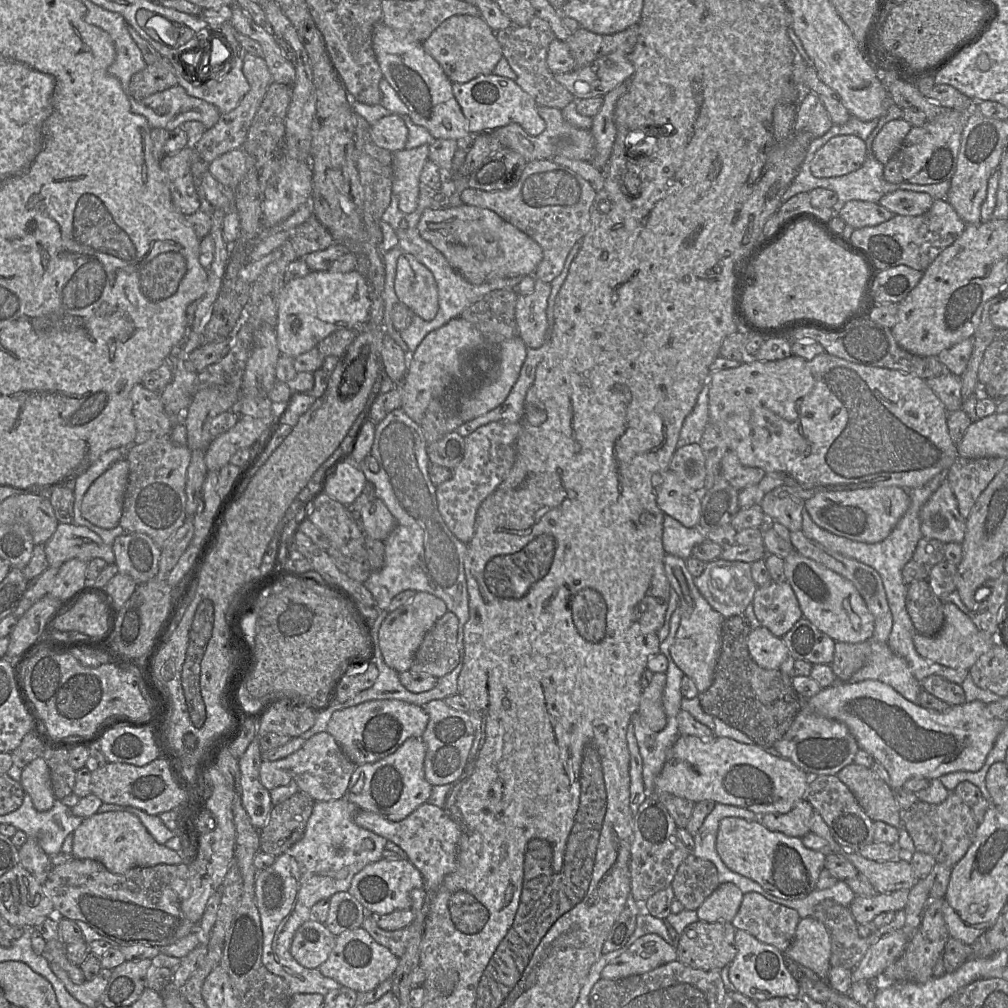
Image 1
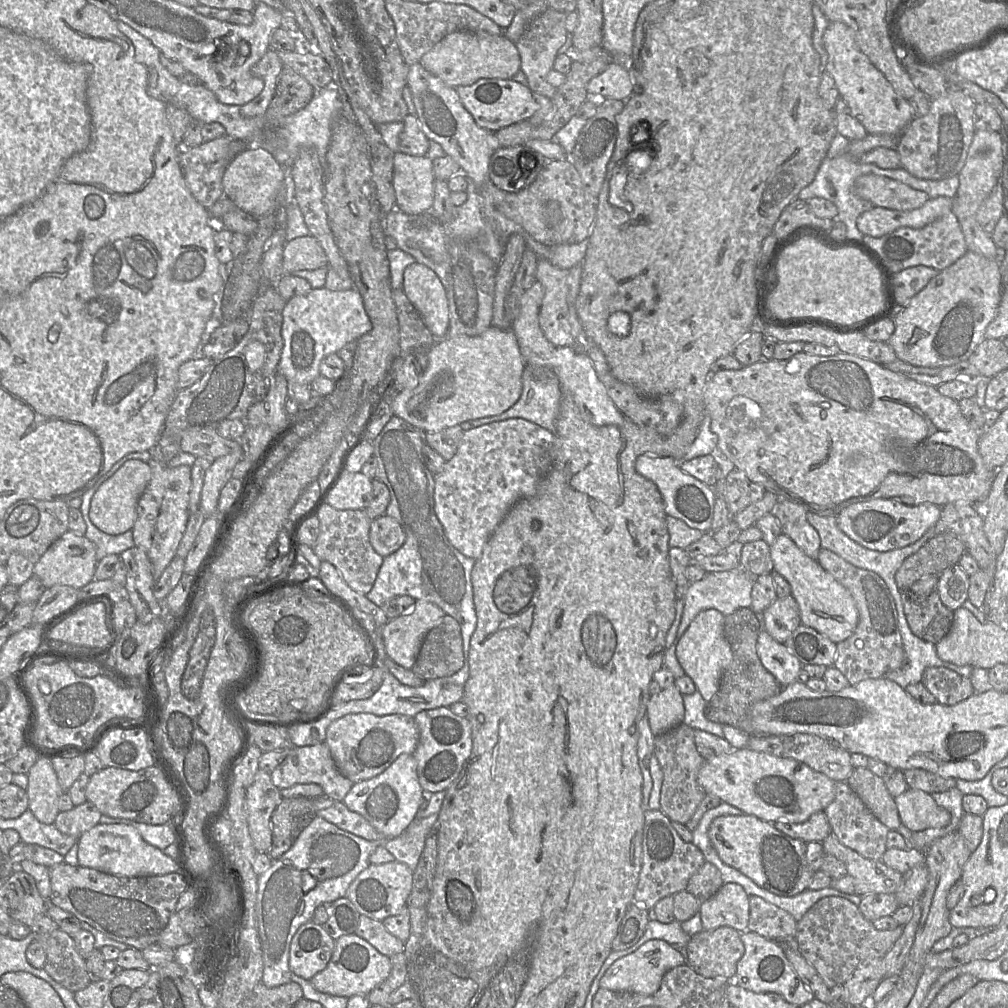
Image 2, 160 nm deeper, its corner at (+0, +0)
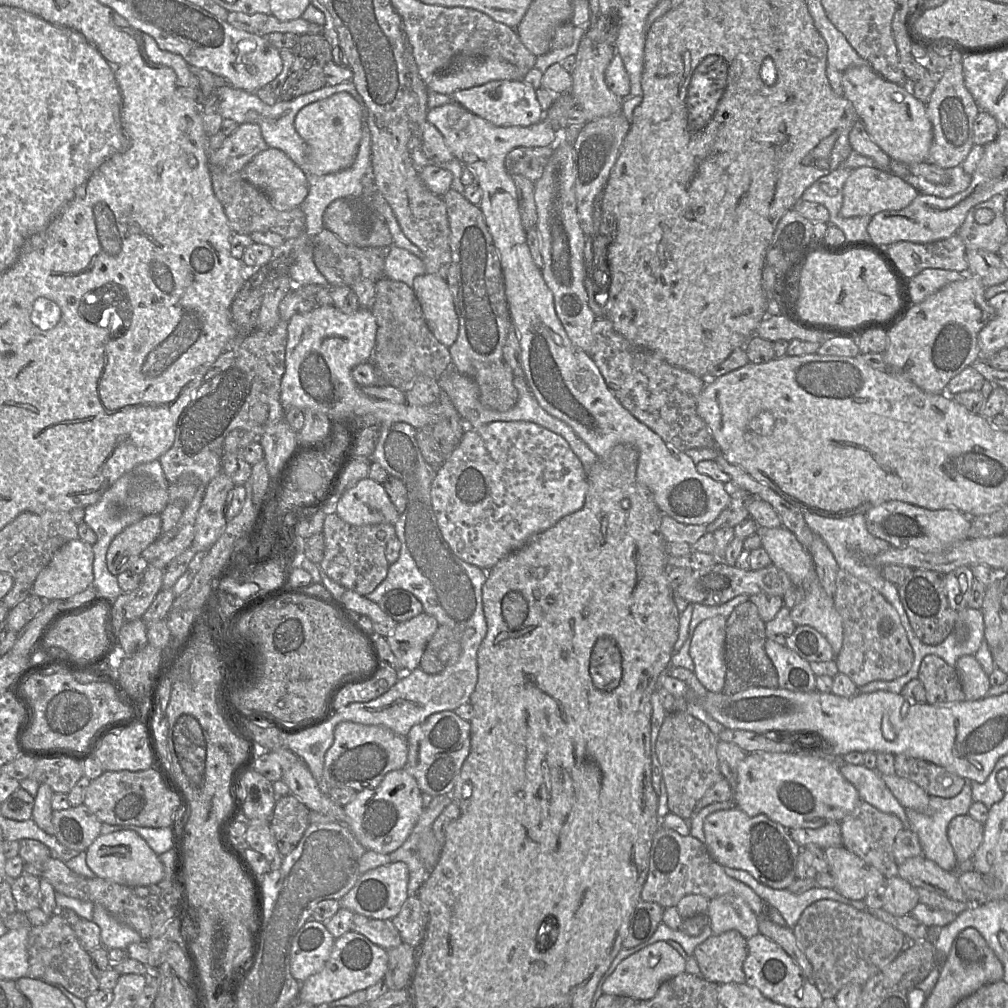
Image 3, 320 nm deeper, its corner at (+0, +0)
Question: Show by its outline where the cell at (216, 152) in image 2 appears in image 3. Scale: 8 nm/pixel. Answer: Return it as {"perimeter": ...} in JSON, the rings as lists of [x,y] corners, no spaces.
{"perimeter":[[[241,124],[215,151],[208,152],[209,166],[237,173],[257,154],[268,148],[257,124]]]}

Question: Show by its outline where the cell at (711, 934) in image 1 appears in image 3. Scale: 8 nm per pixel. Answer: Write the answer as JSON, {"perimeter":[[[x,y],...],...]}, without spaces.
{"perimeter":[[[735,930],[711,935],[695,950],[701,976],[712,983],[745,983],[743,963],[748,954],[746,939]]]}

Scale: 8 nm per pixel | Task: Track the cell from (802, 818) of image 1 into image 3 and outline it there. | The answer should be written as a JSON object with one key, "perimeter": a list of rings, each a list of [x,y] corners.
{"perimeter":[[[830,821],[819,828],[788,829],[791,838],[801,847],[817,845],[823,850],[828,847],[842,846],[840,823]]]}

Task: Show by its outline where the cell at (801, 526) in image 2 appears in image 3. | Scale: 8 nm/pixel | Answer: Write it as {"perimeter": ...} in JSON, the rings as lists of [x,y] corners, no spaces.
{"perimeter":[[[815,533],[809,553],[822,587],[828,595],[834,596],[839,567],[826,542]]]}

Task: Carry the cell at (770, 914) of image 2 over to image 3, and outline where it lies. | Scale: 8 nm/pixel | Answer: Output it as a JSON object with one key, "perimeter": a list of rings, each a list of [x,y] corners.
{"perimeter":[[[660,826],[652,840],[648,874],[640,898],[667,908],[676,907],[679,900],[688,894],[703,895],[708,899],[722,895],[739,896],[757,916],[767,916],[768,906],[765,902],[749,886],[726,875],[704,843],[692,835],[683,836],[675,830]]]}

